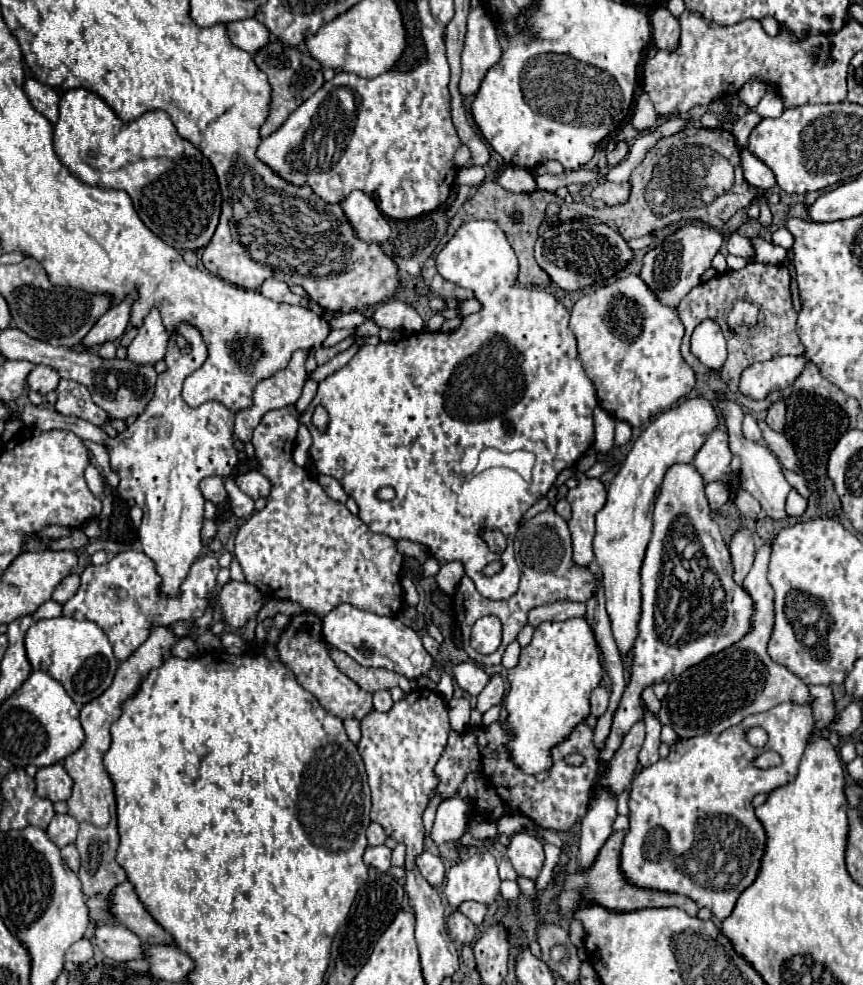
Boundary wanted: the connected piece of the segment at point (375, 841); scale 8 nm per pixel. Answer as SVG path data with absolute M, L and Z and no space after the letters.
M371 823L367 827L367 841L369 841L369 845L383 845L385 839L387 839L387 835L385 835L385 831L383 831L383 827L379 823Z

